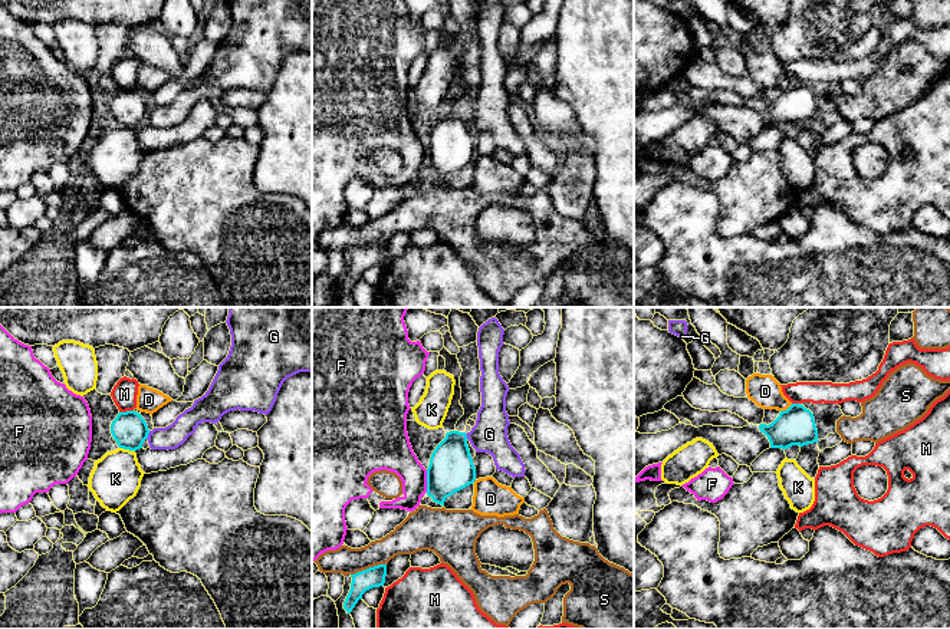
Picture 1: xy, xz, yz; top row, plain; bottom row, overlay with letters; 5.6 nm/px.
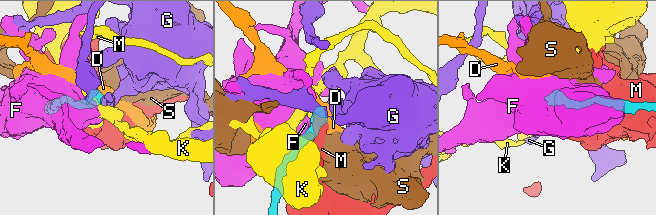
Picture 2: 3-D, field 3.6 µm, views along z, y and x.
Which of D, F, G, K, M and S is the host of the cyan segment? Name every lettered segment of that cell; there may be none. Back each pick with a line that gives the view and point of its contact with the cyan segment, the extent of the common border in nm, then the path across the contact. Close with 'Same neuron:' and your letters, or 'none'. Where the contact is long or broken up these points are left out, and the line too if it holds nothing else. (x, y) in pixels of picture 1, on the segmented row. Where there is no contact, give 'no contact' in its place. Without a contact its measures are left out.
Same neuron: none

